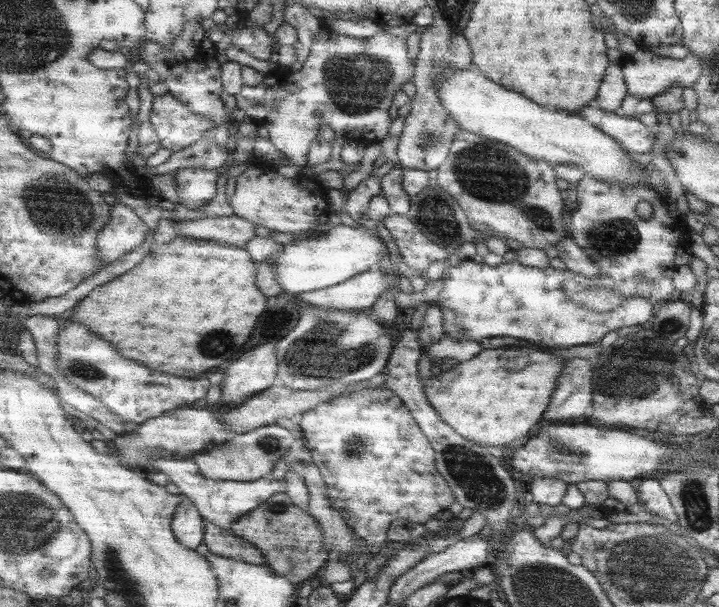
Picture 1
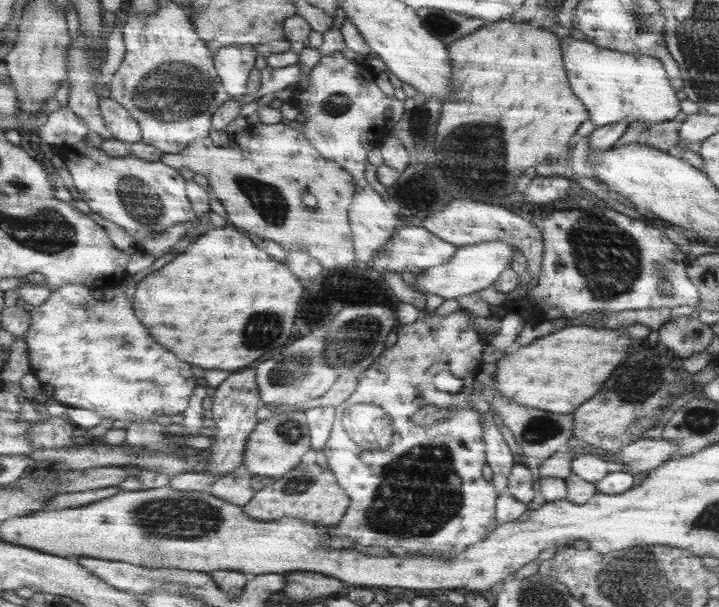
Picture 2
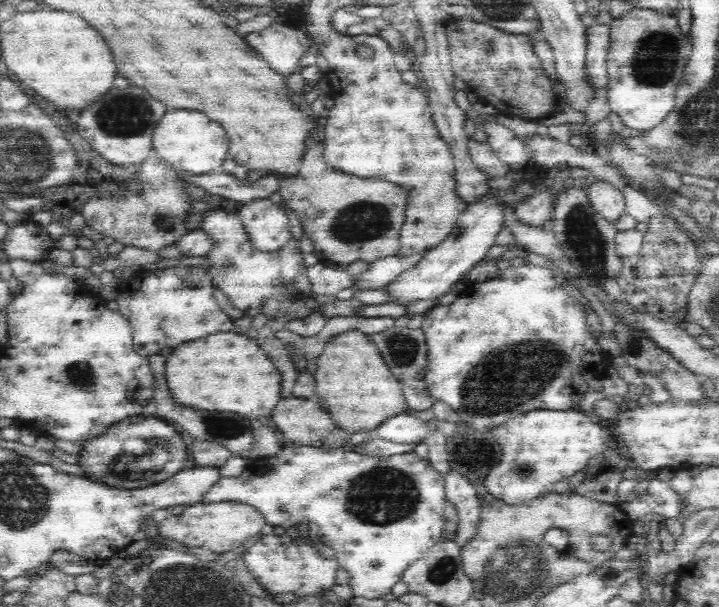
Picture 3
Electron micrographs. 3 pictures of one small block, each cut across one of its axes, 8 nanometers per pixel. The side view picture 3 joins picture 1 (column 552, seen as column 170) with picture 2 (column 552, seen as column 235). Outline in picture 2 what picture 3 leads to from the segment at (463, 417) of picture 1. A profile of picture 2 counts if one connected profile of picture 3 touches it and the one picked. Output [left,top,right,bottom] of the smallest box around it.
[493,326,629,414]

